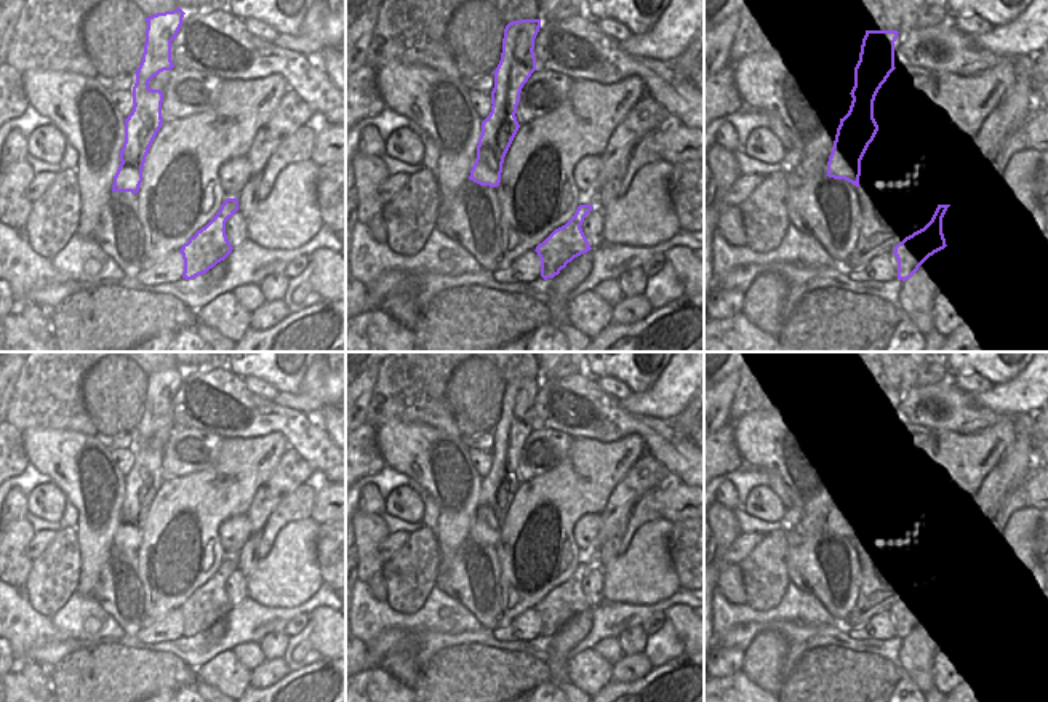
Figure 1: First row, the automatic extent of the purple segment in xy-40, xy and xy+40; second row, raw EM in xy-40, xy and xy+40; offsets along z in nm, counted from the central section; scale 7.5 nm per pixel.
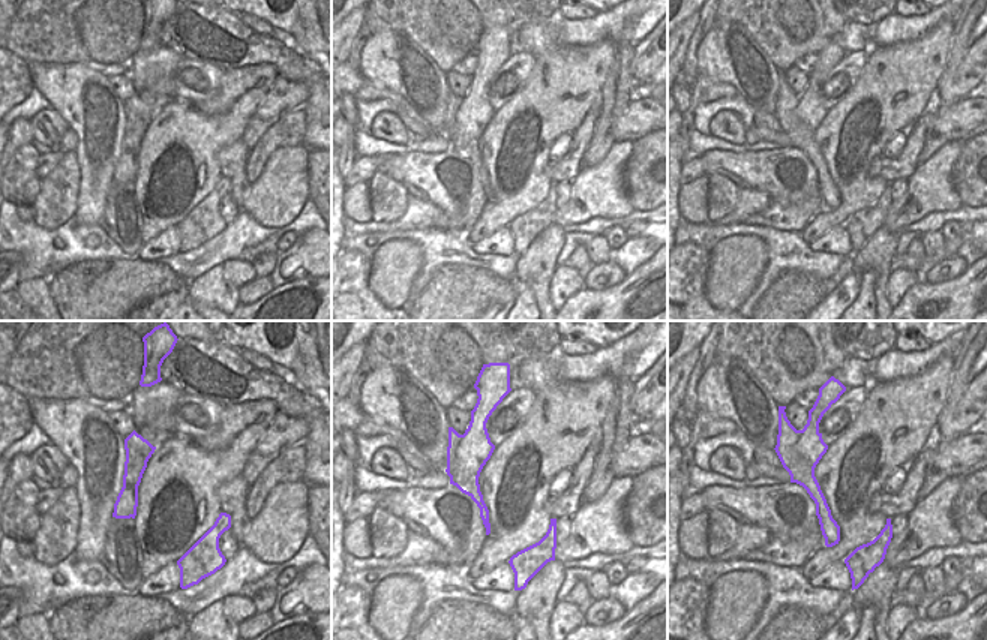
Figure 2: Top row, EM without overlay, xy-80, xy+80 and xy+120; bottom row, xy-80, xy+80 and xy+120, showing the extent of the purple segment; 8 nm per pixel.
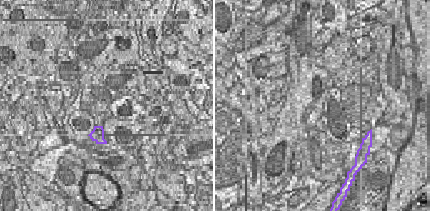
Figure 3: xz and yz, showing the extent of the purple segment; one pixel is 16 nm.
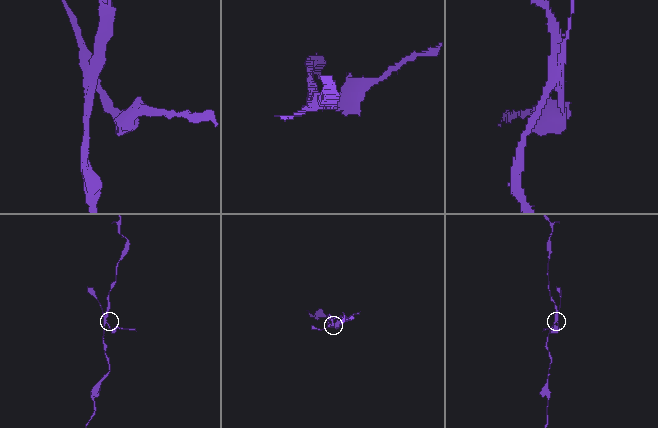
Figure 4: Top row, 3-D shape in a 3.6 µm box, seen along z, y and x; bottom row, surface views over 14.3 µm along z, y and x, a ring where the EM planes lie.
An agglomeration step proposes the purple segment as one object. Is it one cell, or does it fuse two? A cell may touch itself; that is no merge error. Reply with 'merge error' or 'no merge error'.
merge error

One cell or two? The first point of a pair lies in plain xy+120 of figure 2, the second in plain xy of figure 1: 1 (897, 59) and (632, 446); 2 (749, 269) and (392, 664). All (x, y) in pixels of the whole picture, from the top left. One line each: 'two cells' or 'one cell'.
1: one cell
2: one cell

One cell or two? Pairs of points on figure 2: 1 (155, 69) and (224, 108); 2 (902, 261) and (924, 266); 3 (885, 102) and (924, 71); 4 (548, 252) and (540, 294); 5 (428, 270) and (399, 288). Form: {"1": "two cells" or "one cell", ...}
{"1": "two cells", "2": "one cell", "3": "one cell", "4": "one cell", "5": "two cells"}

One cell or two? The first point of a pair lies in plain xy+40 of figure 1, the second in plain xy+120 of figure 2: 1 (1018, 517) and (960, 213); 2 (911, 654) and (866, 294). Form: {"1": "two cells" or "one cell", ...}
{"1": "two cells", "2": "two cells"}

